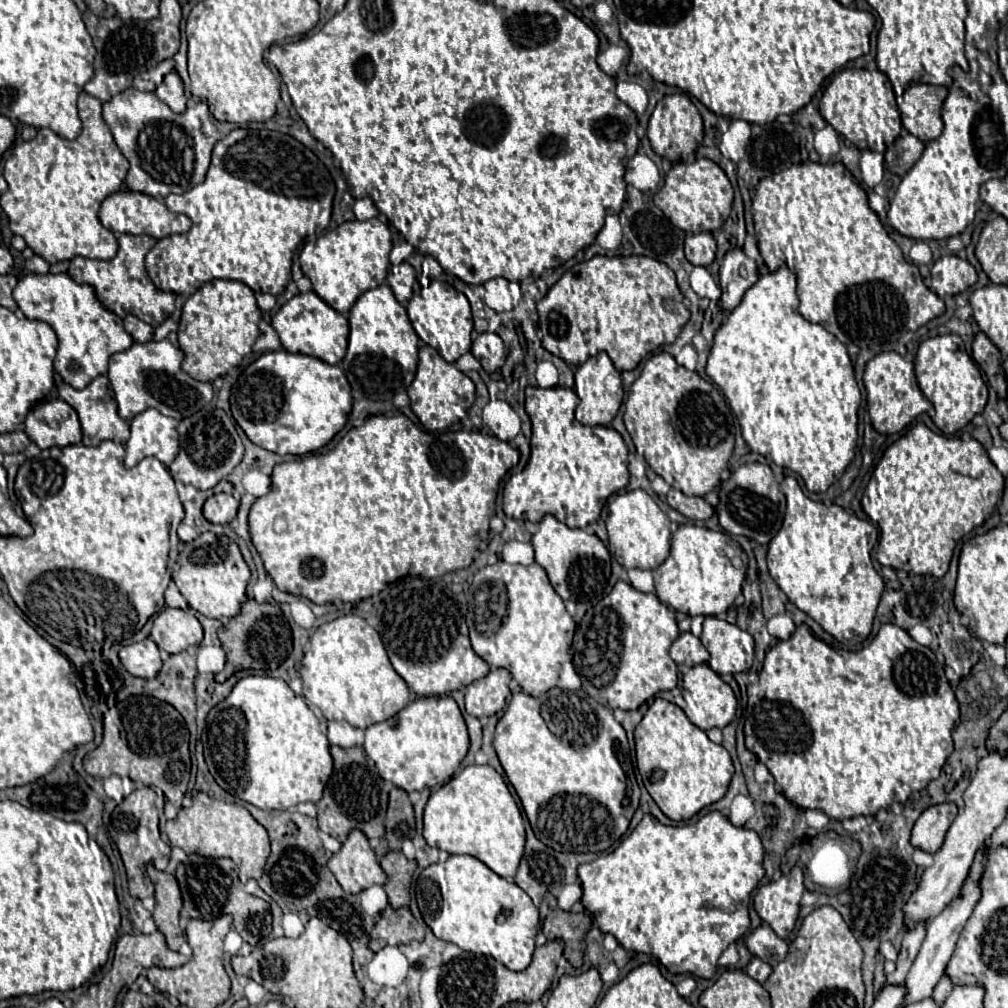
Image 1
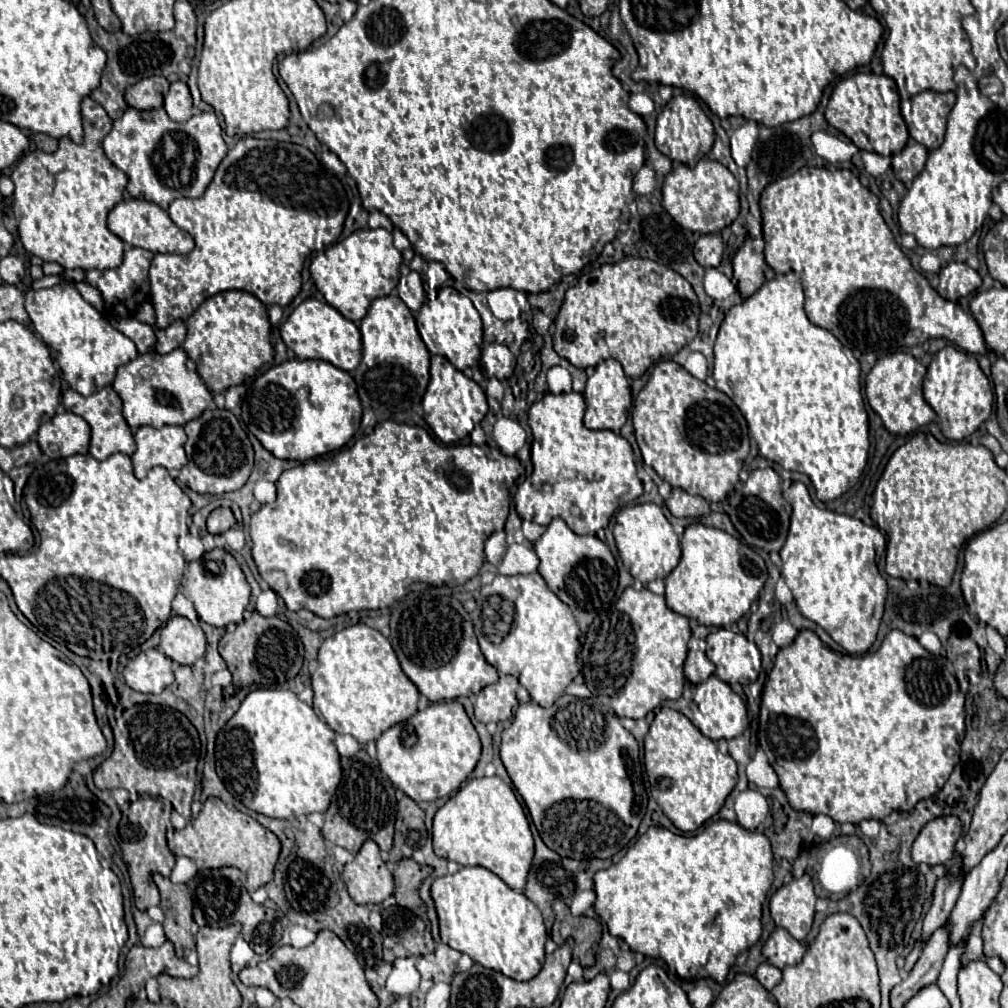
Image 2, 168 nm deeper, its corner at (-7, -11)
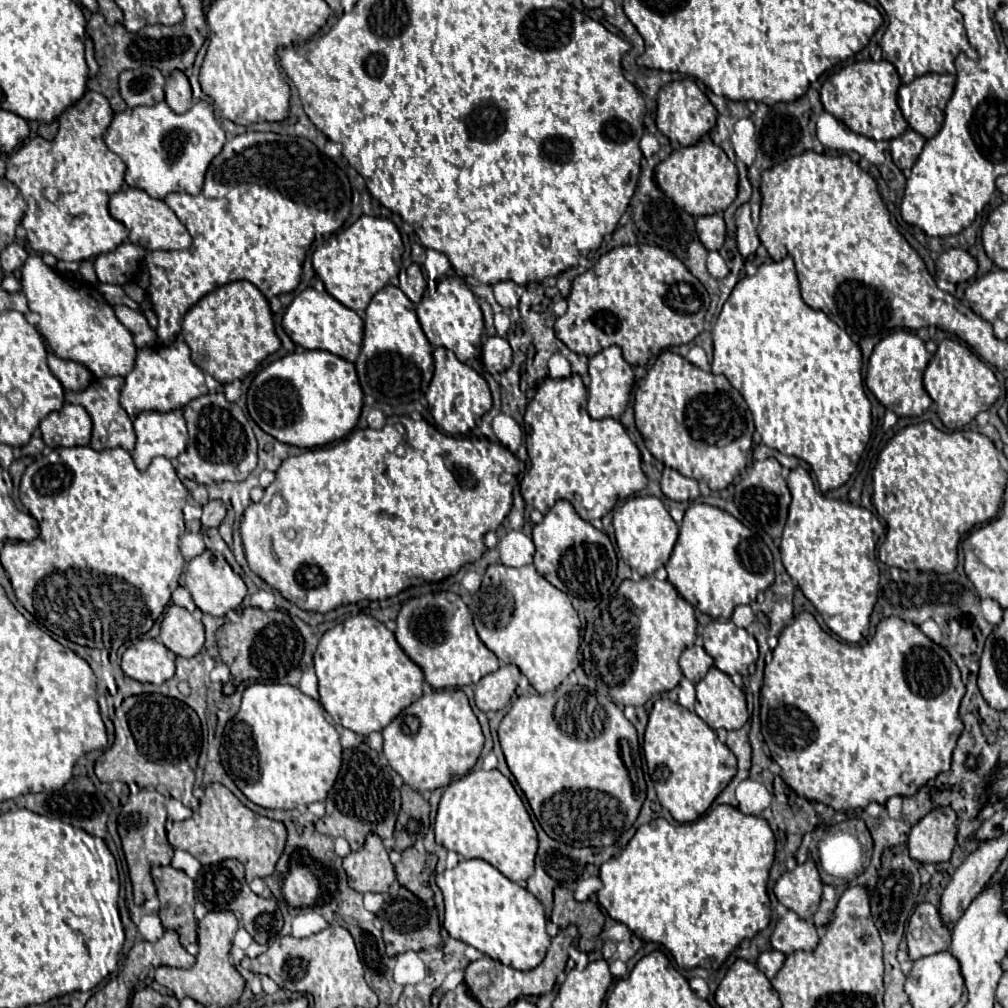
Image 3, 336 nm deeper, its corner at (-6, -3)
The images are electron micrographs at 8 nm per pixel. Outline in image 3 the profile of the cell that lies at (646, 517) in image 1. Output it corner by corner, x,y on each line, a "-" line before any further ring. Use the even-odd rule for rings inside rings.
632,496
624,504
616,506
614,530
624,562
628,562
628,566
640,576
650,576
668,562
679,534
679,526
664,508
662,500
656,496

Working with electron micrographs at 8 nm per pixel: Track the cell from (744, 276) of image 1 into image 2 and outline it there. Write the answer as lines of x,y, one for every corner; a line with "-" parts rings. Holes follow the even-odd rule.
747,238
733,258
733,274
743,298
751,296
765,282
763,268
763,238

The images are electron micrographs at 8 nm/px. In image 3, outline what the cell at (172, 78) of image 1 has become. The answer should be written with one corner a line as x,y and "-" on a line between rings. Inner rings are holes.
174,70
170,78
166,80
166,104
176,112
184,114
186,110
192,108
192,88
184,72

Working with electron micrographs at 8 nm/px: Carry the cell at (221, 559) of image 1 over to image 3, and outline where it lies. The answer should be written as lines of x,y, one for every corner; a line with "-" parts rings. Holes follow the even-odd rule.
204,550
200,556
188,562
184,582
186,582
188,592
194,598
194,604
204,614
210,614
210,616
224,616
228,610
236,610
246,596
246,584
240,578
240,574
236,574
230,568
230,564
224,560
222,554
212,552
212,550

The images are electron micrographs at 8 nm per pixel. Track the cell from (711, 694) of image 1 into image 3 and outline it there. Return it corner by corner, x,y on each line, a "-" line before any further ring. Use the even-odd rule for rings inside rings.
716,666
696,684
696,714
712,728
738,730
748,720
744,692

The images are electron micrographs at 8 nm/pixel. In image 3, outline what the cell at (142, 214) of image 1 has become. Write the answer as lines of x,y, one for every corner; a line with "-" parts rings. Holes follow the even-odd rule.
124,188
116,192
110,198
110,214
128,228
130,240
134,244
142,244
148,250
182,250
192,244
192,236
176,218
176,214
162,200
148,196
144,190

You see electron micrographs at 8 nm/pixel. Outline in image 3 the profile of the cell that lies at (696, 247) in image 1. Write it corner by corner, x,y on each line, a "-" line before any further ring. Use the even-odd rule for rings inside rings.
720,214
702,216
696,220
696,232
698,232
698,238
708,252
720,250
724,244
724,236
726,236
724,218

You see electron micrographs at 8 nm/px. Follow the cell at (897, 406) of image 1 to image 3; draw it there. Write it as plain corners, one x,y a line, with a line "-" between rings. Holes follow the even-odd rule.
904,330
894,332
882,338
874,346
874,352
870,356
868,370
866,370
866,386
884,408
896,412
900,418
922,416
932,406
932,398
922,386
922,374
928,360
930,360
930,352
926,350
924,342
916,334
910,334

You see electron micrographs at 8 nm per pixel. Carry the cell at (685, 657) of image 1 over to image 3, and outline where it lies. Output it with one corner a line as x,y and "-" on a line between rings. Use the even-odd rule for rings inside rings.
700,644
686,648
680,656
680,668
682,668
684,676
692,682
700,682
700,678
704,678
704,674
710,670
712,664
714,664
712,656
708,656

